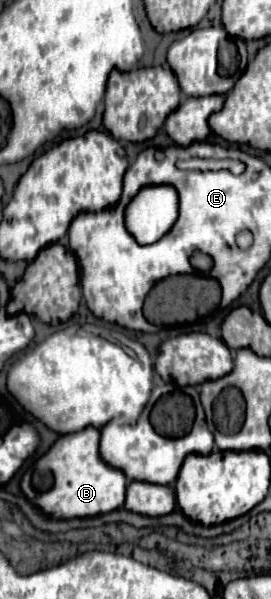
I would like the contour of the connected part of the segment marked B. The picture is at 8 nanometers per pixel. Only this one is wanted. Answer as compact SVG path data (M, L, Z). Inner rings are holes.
M85 428L81 432L59 436L55 444L39 458L39 462L39 466L33 466L23 476L21 492L41 514L51 520L93 518L99 514L109 514L125 502L127 478L121 470L115 470L101 460L97 428ZM51 476L55 476L55 484L51 484Z

